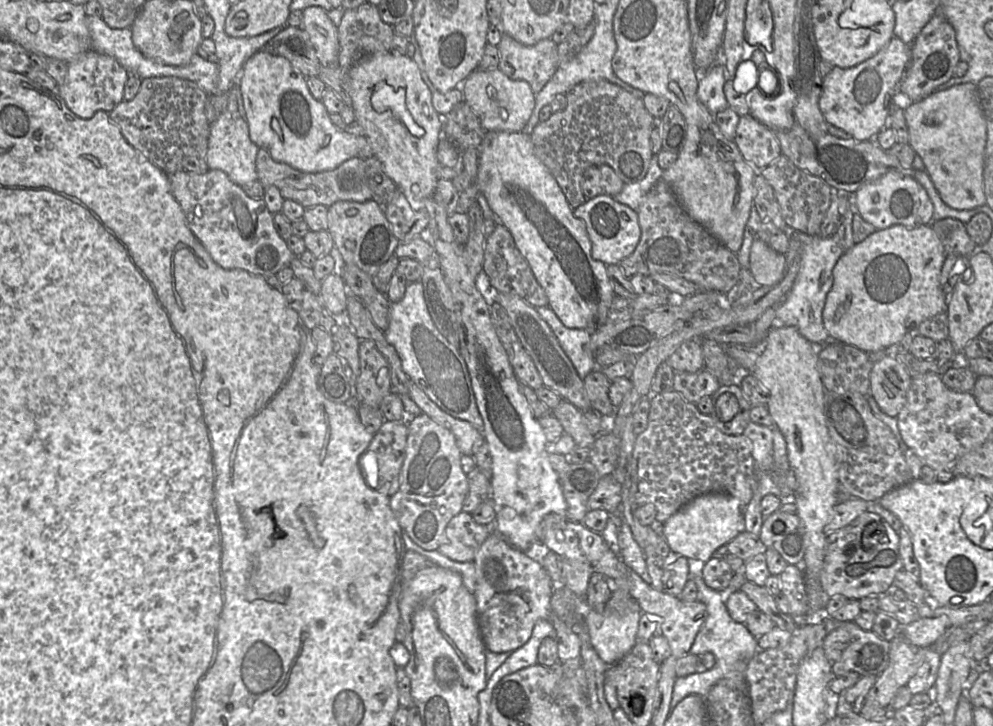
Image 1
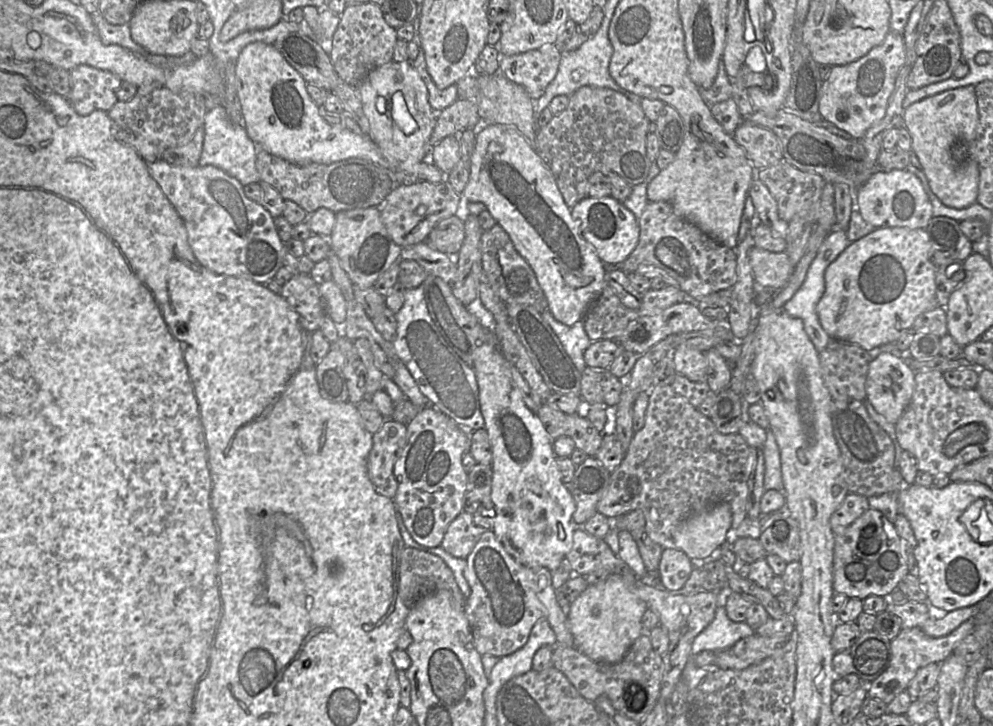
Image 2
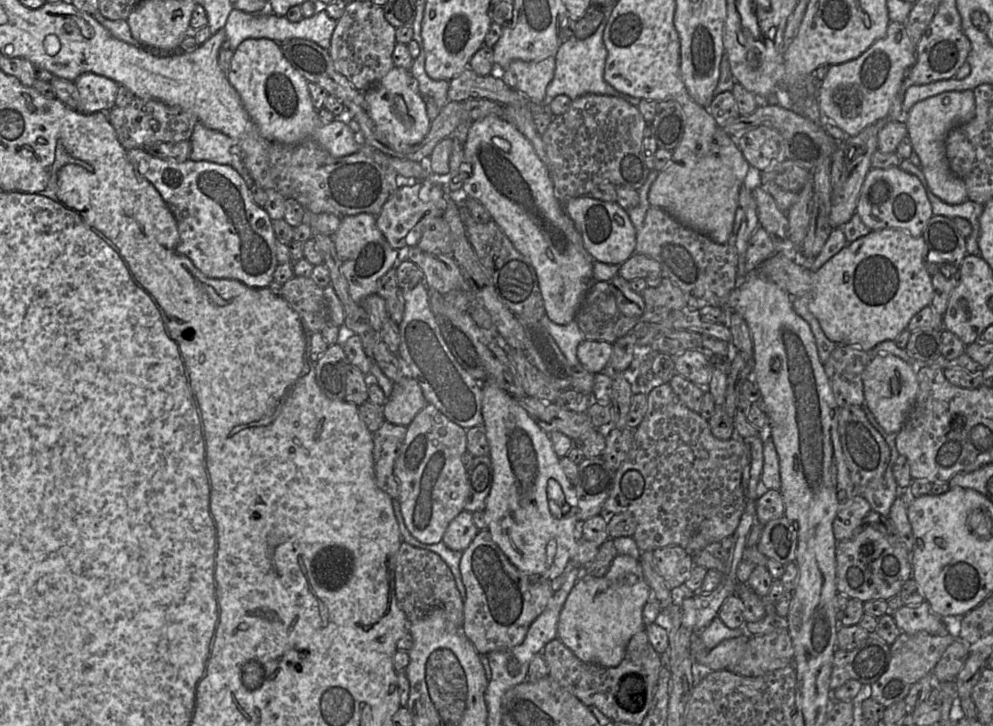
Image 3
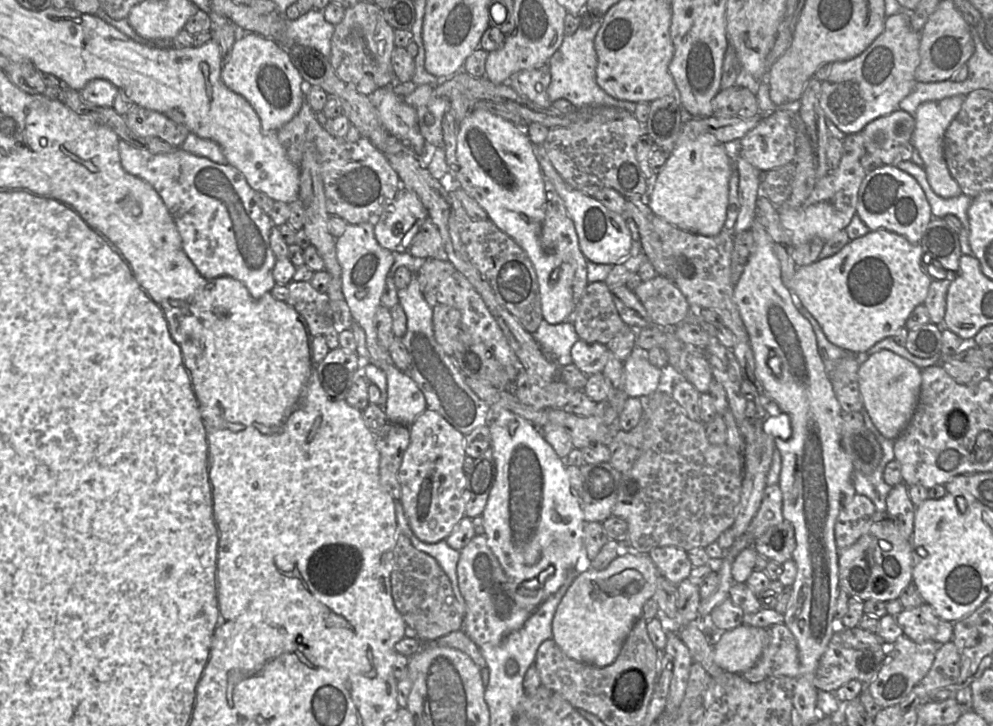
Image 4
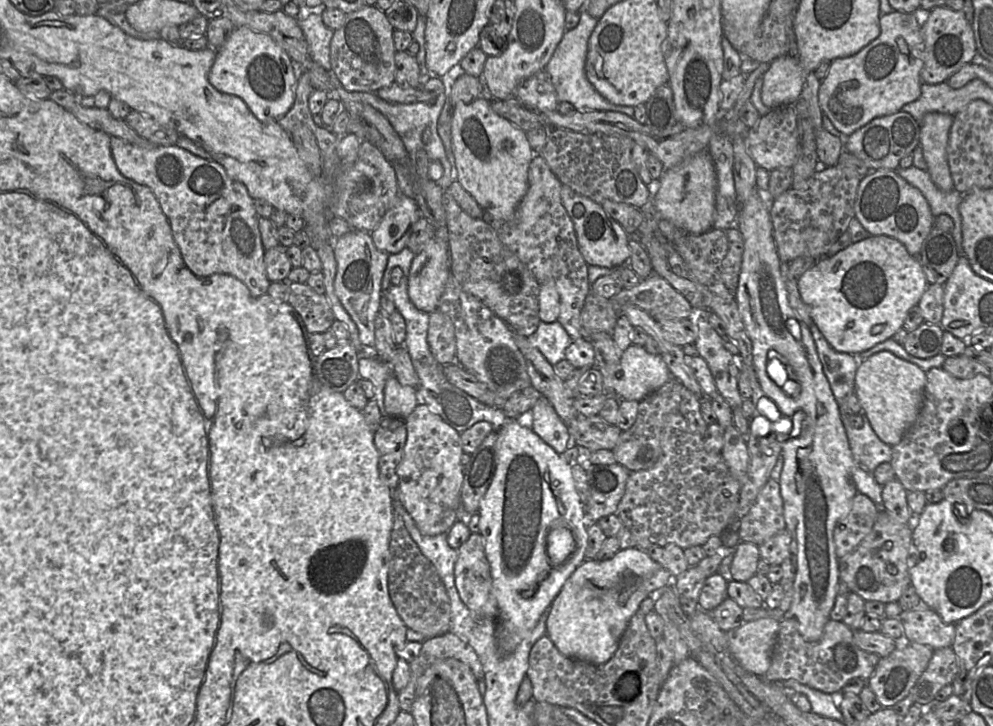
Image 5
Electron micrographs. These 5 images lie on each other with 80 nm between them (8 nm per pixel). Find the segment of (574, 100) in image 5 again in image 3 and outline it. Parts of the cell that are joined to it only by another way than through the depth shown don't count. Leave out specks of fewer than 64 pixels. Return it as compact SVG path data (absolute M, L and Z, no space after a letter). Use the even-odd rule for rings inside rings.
M609 5L604 8L604 18L591 36L585 39L577 39L576 37L567 39L560 45L555 55L554 76L547 86L545 98L541 102L542 107L546 107L549 110L549 105L552 100L562 94L567 95L571 100L585 94L614 96L638 107L641 99L617 91L604 80L607 49L603 42L603 34L614 6Z

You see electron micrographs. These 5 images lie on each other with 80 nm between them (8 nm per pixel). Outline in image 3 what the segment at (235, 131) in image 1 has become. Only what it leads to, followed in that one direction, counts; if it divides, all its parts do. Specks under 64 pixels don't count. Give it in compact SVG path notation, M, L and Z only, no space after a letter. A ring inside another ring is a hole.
M197 121L191 138L192 161L208 161L233 167L247 182L251 182L250 175L243 162L240 143L226 134L209 129Z

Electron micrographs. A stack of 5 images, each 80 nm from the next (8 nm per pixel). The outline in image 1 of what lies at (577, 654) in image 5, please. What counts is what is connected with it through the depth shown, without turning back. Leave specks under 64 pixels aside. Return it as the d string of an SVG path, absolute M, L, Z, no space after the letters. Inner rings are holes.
M629 600L624 613L605 609L597 612L586 605L582 607L591 644L607 666L618 663L636 644L642 613L635 600Z

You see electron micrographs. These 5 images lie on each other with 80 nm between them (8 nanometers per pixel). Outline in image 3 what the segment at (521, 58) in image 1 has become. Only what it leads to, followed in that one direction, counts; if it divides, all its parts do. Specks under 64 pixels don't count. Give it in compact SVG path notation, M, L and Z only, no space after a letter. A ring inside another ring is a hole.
M550 56L541 61L514 60L497 73L510 88L526 96L532 103L541 104L545 98L547 86L553 79L554 71L555 56Z

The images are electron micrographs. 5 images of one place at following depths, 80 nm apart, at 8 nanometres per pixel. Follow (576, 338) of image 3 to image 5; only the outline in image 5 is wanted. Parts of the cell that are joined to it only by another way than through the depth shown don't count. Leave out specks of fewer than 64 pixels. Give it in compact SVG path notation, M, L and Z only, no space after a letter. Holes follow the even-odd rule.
M540 322L536 332L528 337L532 346L536 347L554 366L565 360L565 350L574 341L559 322Z

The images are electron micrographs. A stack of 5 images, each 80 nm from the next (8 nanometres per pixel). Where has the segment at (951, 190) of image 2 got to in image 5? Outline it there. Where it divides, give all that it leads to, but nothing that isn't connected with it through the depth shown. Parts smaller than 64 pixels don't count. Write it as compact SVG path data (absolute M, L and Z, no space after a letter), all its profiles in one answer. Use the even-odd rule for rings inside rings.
M939 112L925 114L920 126L919 144L927 170L936 187L951 191L954 184L947 161L947 144L954 116Z

